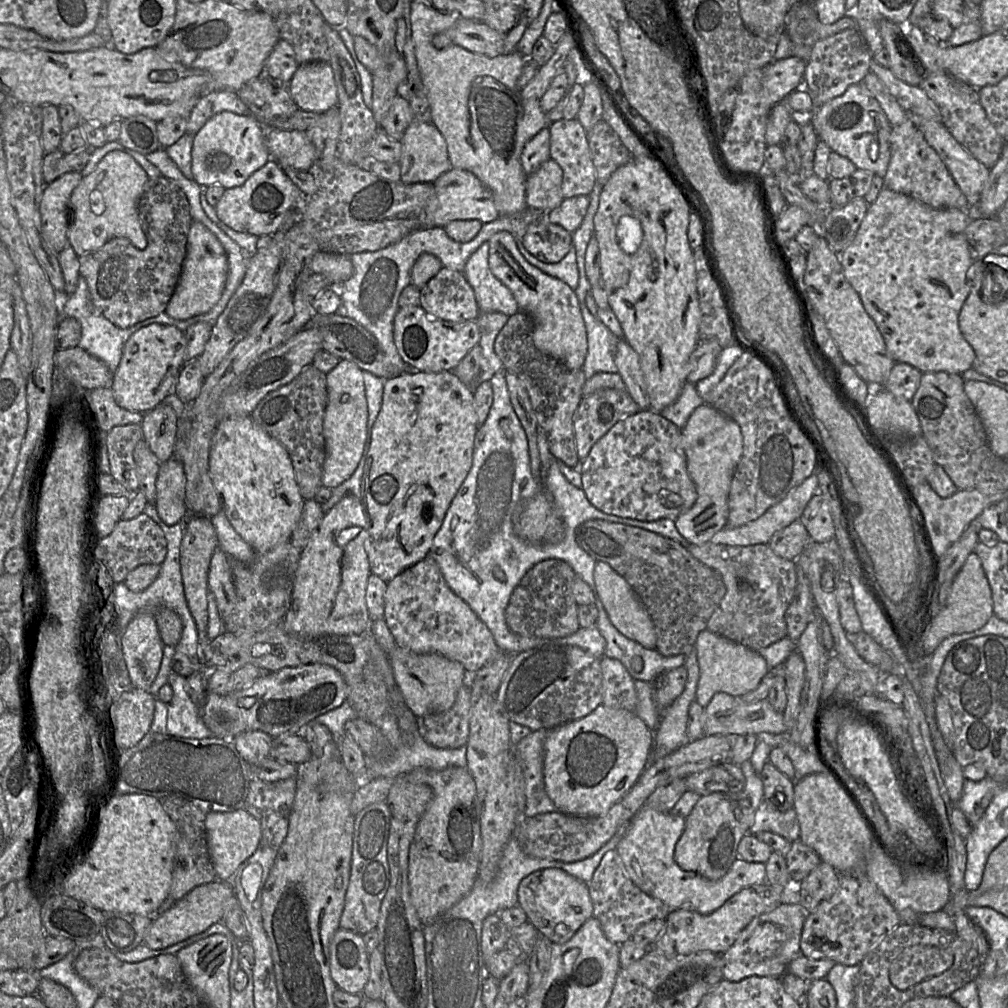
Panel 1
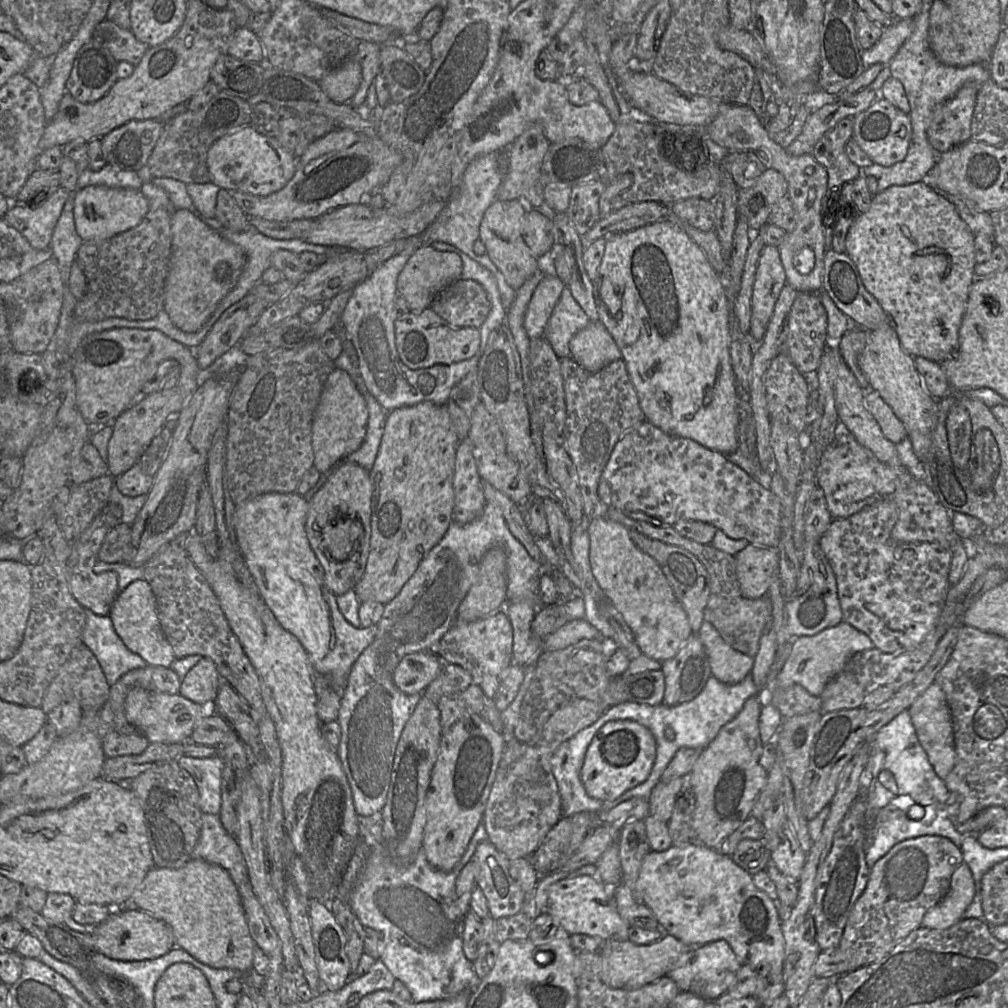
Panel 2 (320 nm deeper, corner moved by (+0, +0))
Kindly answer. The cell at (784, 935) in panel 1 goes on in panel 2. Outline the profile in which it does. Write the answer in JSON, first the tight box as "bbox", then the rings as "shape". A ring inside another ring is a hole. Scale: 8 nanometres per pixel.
{"bbox":[667,940,742,1001],"shape":[[[725,940],[690,948],[691,951],[683,956],[683,966],[671,970],[667,976],[676,983],[681,992],[691,992],[706,1000],[715,1001],[728,991],[742,964]]]}

